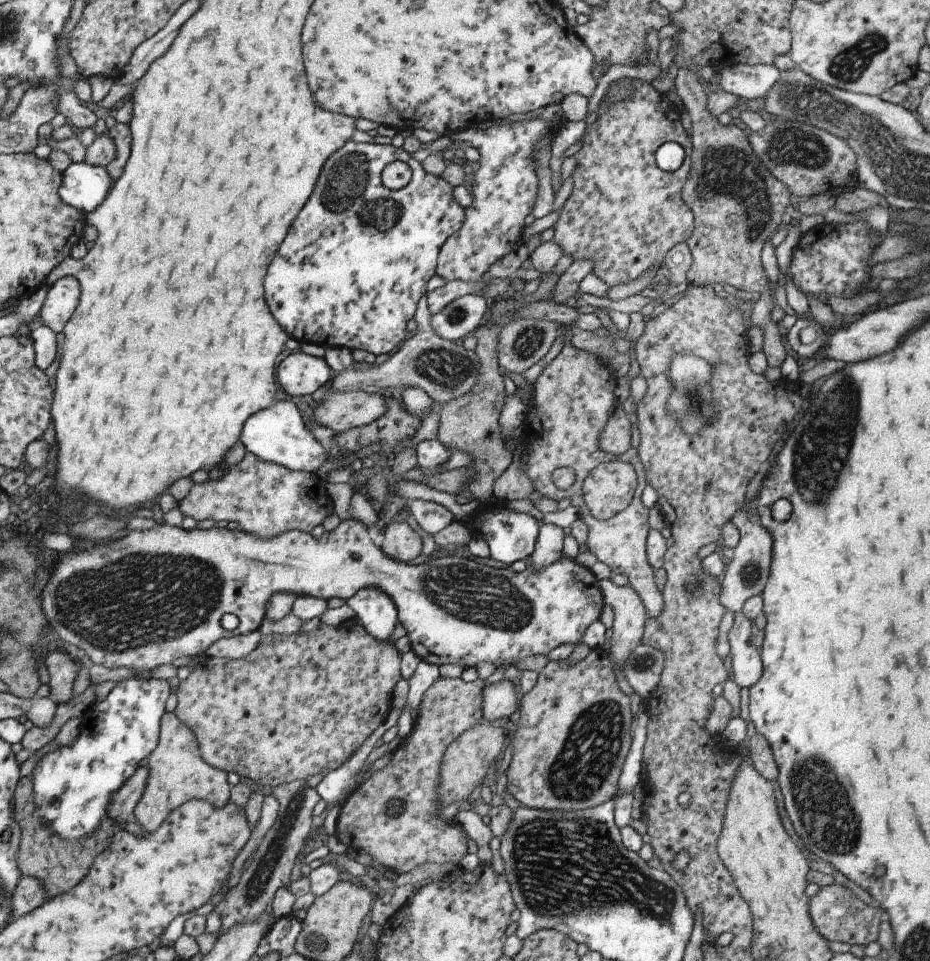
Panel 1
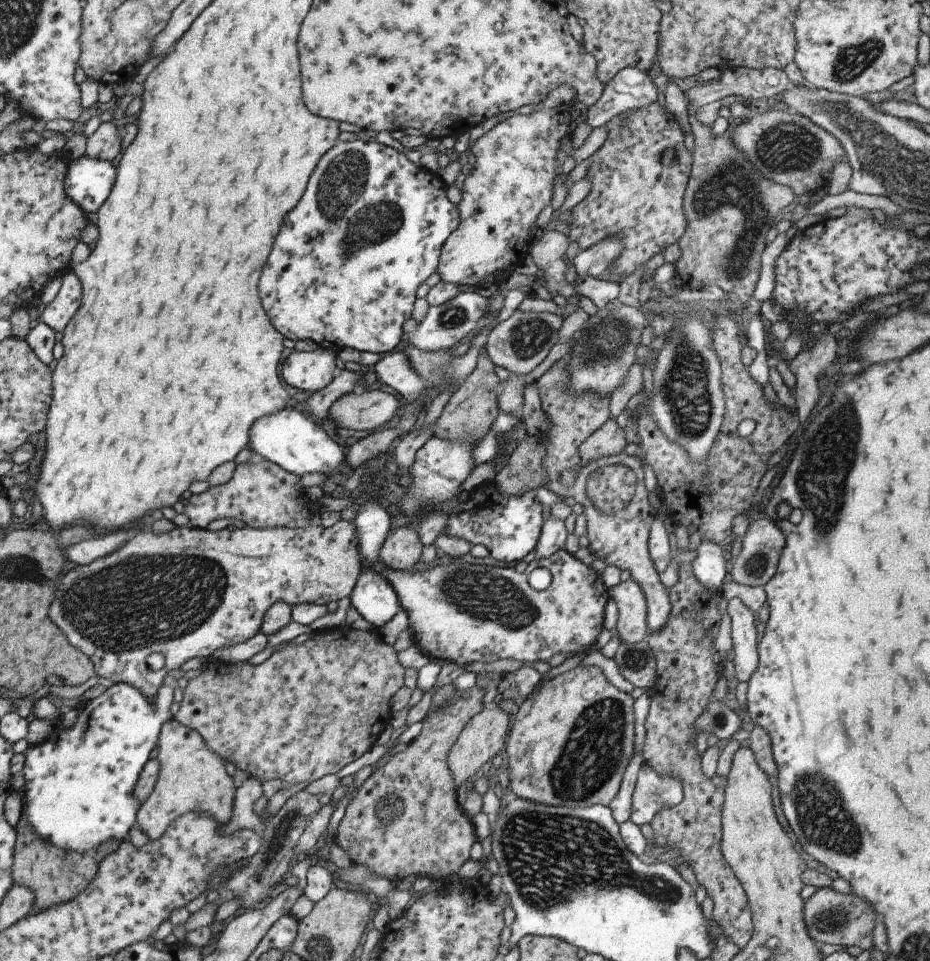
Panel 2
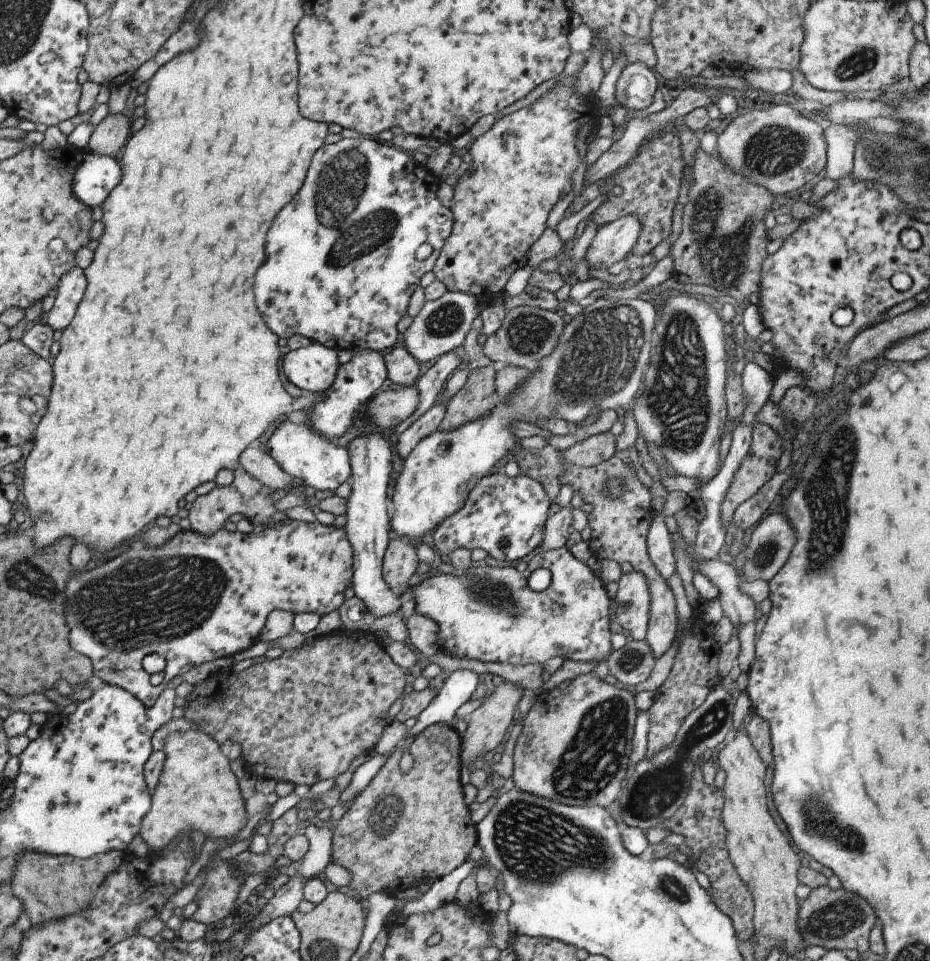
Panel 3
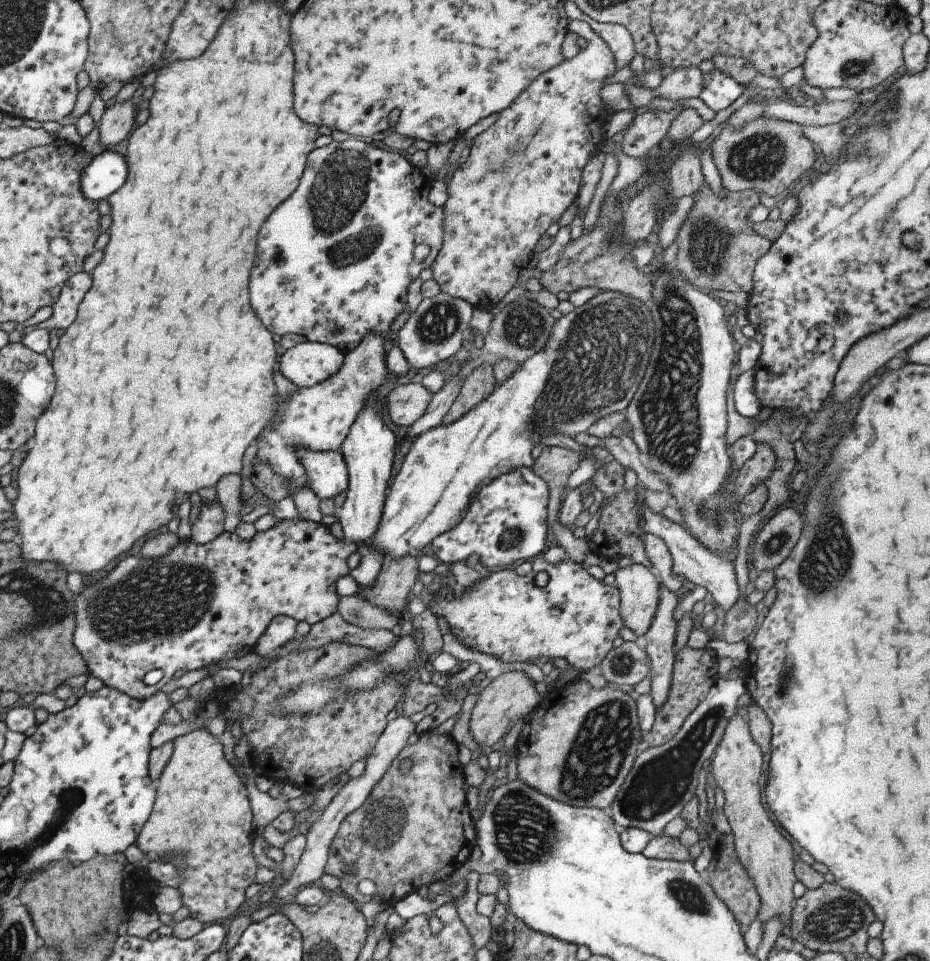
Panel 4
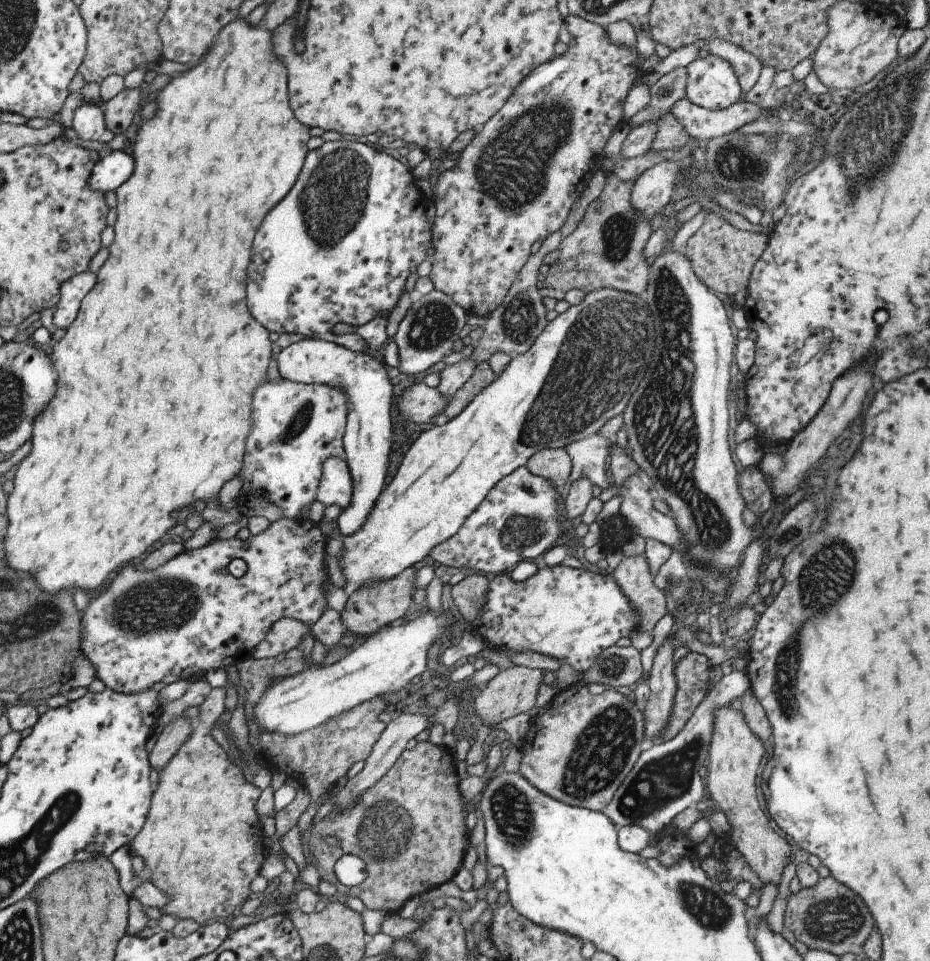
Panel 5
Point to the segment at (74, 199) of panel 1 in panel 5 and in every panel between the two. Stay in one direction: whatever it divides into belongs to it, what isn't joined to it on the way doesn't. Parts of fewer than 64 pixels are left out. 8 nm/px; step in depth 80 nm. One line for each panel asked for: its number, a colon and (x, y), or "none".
2: (87, 182)
3: (93, 179)
4: (102, 175)
5: (110, 171)

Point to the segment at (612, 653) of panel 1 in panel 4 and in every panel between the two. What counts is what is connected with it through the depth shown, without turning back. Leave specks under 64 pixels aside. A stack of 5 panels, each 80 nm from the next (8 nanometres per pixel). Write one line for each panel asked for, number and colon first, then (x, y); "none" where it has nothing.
2: (631, 627)
3: (632, 597)
4: (637, 586)

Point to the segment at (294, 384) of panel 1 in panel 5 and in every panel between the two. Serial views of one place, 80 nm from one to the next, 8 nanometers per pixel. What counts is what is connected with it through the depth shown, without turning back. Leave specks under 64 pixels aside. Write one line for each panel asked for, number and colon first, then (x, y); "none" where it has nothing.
2: (308, 371)
3: (313, 368)
4: (306, 364)
5: (367, 440)

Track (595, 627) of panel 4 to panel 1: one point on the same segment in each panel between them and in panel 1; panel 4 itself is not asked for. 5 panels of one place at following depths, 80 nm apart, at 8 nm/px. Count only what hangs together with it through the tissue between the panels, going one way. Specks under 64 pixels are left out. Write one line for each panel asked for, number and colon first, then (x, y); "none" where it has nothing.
1: (161, 592)
2: (461, 612)
3: (488, 613)

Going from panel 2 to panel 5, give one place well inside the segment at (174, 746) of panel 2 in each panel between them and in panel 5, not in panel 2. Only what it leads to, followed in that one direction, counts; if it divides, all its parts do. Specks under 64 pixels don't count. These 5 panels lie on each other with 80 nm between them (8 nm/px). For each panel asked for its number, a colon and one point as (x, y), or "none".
3: (196, 792)
4: (200, 821)
5: (201, 839)

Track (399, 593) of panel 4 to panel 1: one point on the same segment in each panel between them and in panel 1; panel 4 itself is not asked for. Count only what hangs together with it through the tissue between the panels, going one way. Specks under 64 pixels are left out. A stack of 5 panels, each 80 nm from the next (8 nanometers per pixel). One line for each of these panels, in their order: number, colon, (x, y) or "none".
1: (400, 543)
2: (401, 547)
3: (399, 561)

